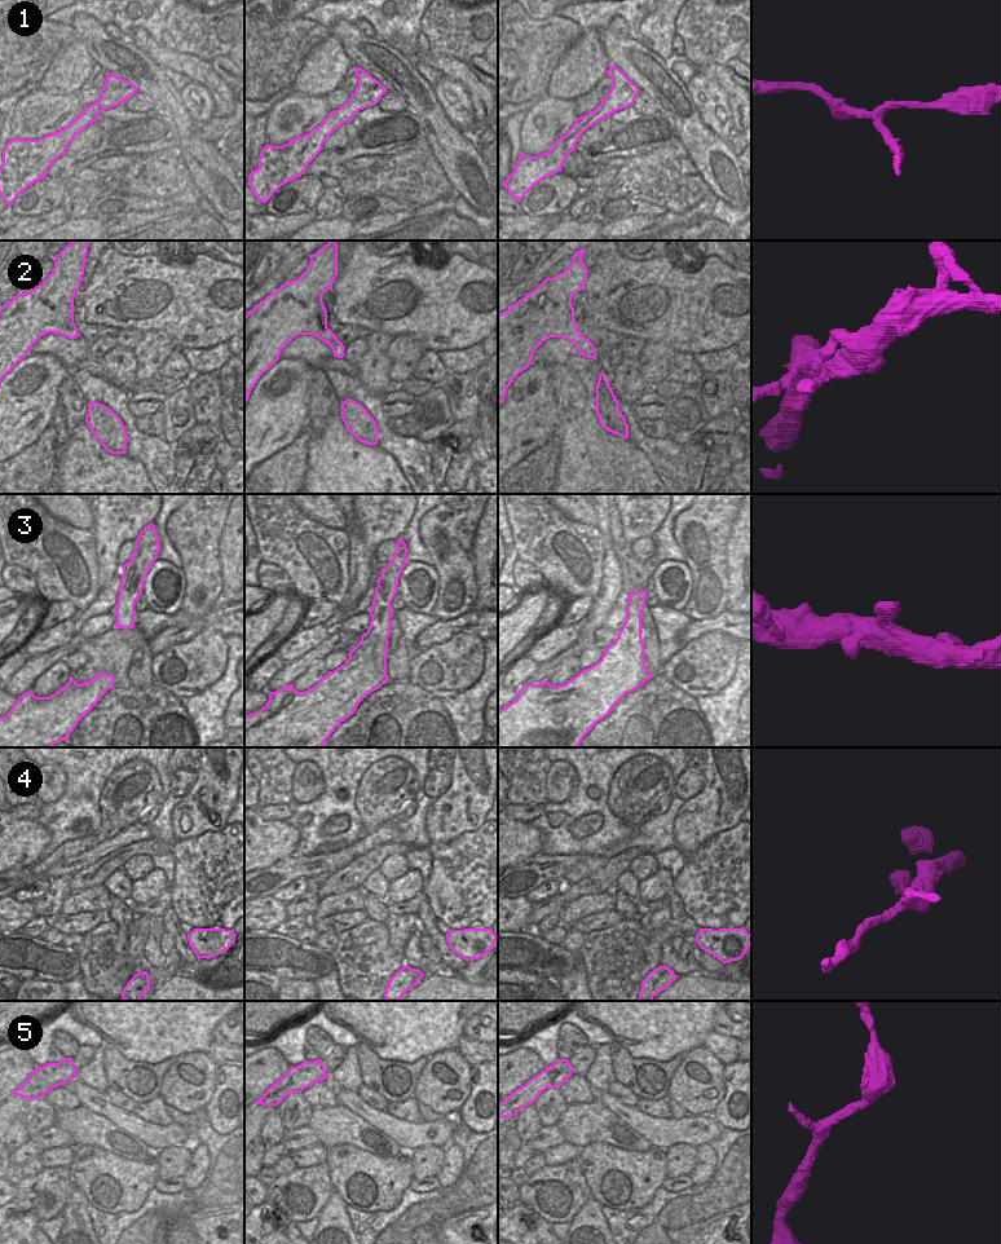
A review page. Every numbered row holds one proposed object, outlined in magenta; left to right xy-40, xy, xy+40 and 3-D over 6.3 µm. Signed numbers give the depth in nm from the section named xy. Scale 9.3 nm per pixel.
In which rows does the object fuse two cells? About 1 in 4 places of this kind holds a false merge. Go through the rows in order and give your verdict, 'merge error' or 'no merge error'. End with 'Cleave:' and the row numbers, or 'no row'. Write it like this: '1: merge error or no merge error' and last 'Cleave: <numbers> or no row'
1: no merge error
2: no merge error
3: no merge error
4: no merge error
5: no merge error
Cleave: no row

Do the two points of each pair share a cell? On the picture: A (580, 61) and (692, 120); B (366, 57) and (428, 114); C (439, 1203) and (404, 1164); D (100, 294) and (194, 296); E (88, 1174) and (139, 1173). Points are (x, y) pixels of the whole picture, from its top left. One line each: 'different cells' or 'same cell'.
A: different cells
B: same cell
C: different cells
D: same cell
E: same cell

